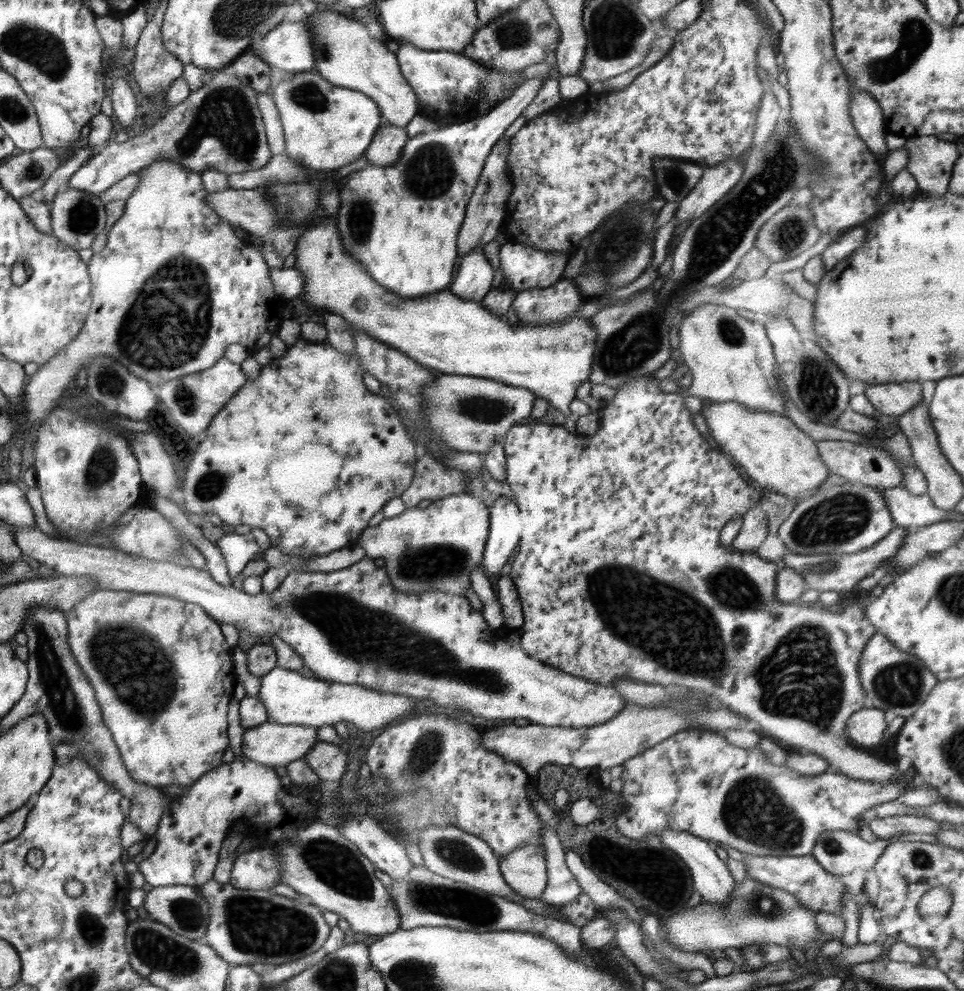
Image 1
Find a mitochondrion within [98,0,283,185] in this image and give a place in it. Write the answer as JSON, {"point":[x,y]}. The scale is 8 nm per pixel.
{"point":[224,118]}

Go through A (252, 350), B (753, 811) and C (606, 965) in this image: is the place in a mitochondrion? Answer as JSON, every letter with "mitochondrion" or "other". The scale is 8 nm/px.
{"A":"other","B":"mitochondrion","C":"other"}

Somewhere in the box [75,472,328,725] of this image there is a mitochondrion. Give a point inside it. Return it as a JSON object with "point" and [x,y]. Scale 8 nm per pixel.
{"point":[119,654]}

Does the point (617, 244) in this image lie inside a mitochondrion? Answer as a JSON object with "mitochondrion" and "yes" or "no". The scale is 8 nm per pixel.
{"mitochondrion":"yes"}

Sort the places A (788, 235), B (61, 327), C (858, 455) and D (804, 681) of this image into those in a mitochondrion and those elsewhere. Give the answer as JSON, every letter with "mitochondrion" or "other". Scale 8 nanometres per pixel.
{"A":"mitochondrion","B":"other","C":"other","D":"mitochondrion"}

